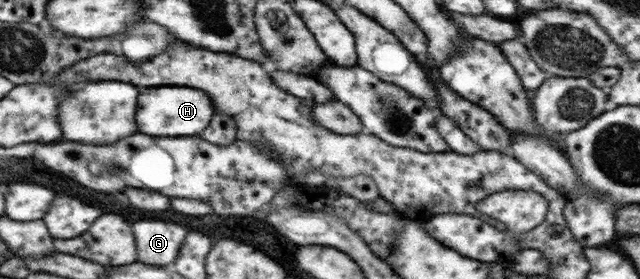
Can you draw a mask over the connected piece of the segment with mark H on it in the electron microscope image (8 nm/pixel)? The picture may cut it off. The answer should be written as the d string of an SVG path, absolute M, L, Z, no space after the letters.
M149 88L145 94L141 94L141 112L137 112L137 120L141 120L141 132L151 136L197 136L199 132L206 130L213 114L217 113L215 104L209 98L211 97L203 90L197 88Z

